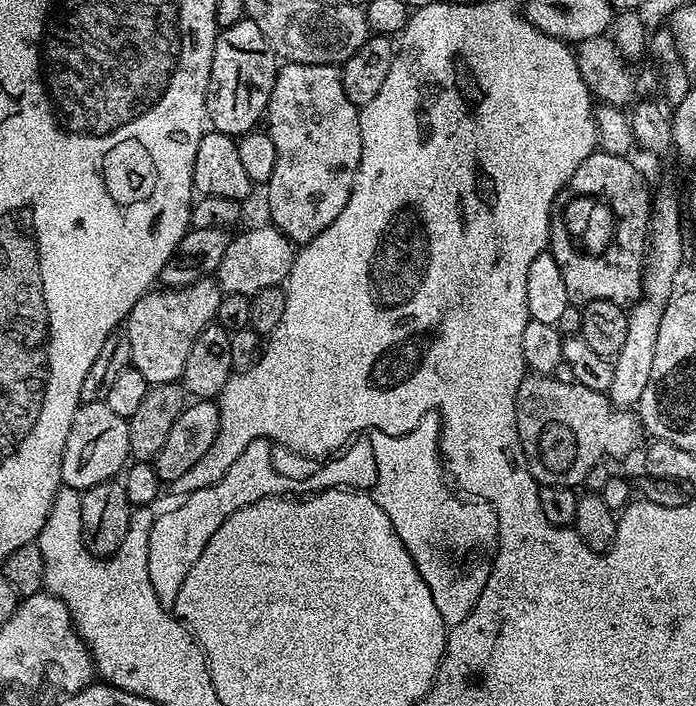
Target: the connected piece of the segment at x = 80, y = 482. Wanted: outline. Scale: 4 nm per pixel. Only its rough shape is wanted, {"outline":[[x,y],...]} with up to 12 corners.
{"outline":[[81,403],[70,422],[61,485],[117,479],[129,460],[127,419]]}

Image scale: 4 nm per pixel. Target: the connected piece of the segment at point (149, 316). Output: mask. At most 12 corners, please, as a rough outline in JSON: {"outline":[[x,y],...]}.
{"outline":[[222,289],[149,290],[130,310],[131,367],[175,384]]}

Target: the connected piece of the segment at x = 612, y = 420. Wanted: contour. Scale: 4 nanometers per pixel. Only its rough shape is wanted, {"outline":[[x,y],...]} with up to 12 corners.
{"outline":[[525,375],[528,475],[576,488],[641,447],[640,418],[568,378]]}

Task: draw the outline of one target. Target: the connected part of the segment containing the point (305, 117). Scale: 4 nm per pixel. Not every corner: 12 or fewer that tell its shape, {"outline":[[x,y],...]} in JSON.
{"outline":[[285,63],[268,216],[303,246],[342,214],[360,114],[335,64]]}

